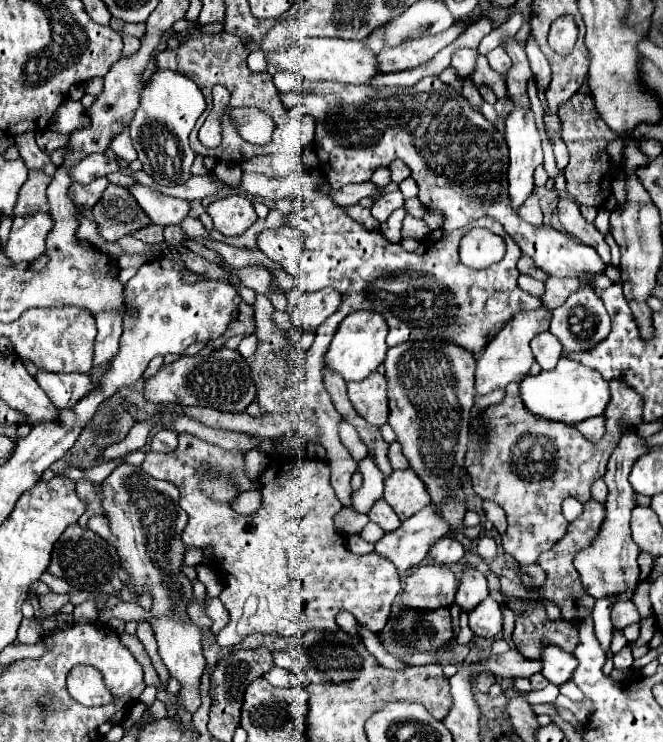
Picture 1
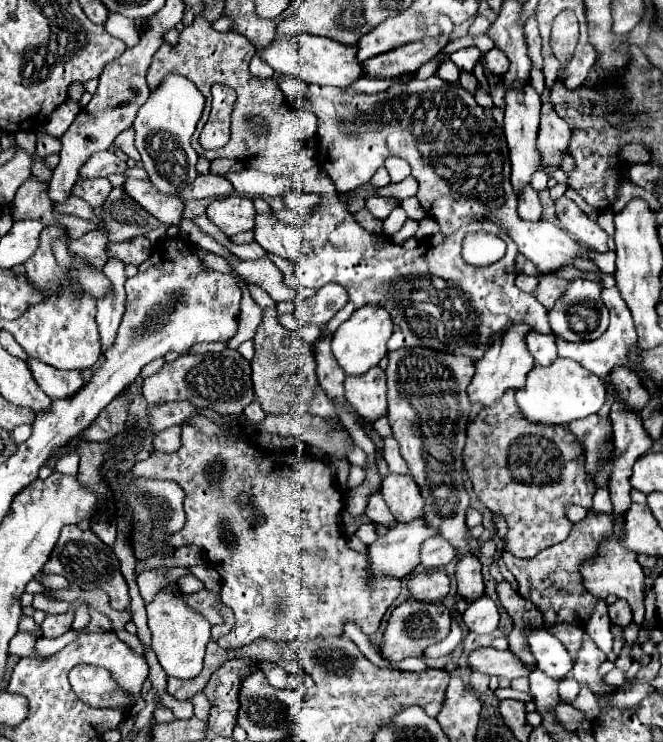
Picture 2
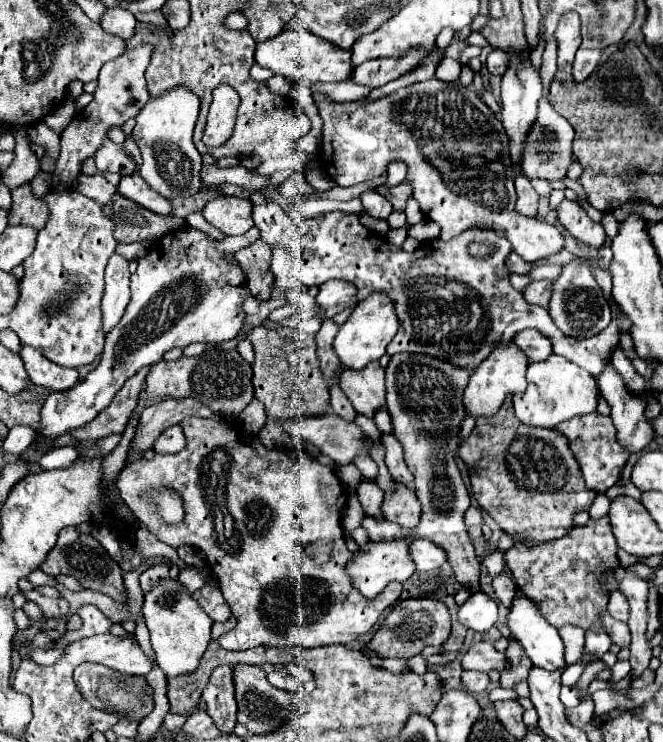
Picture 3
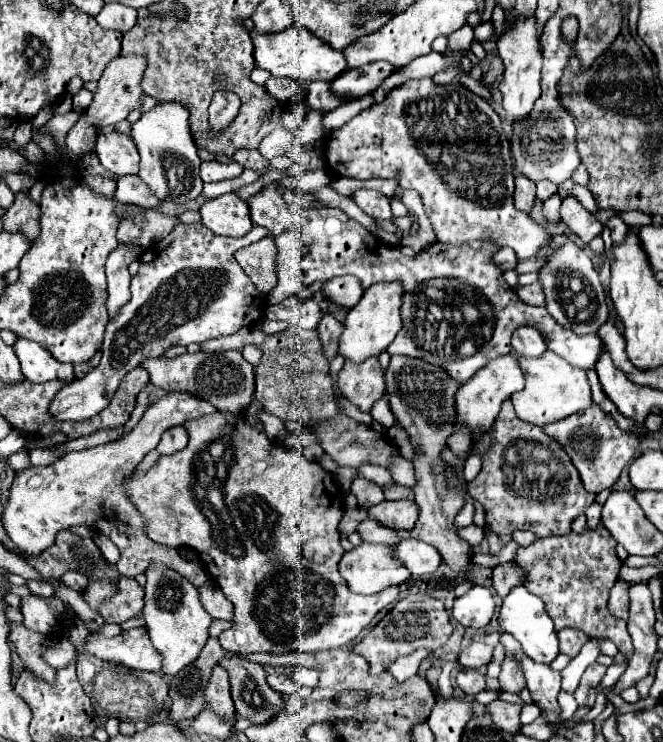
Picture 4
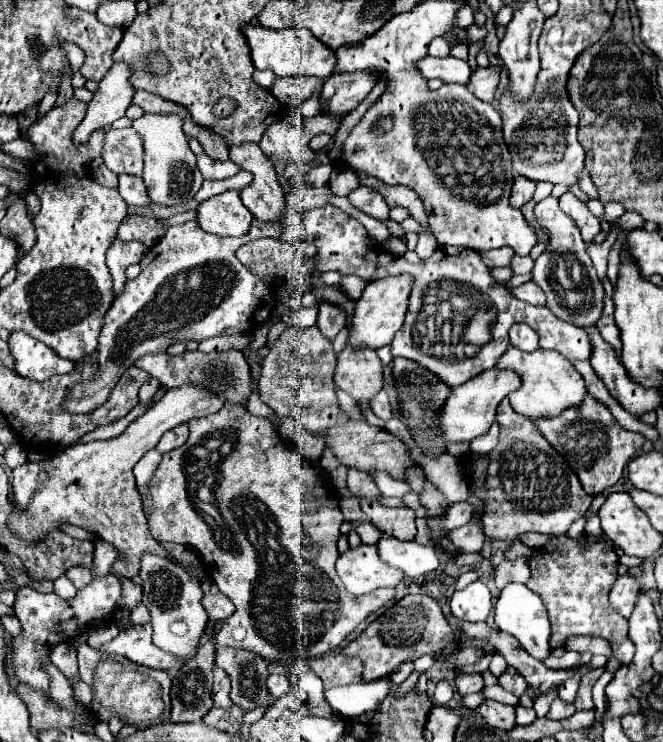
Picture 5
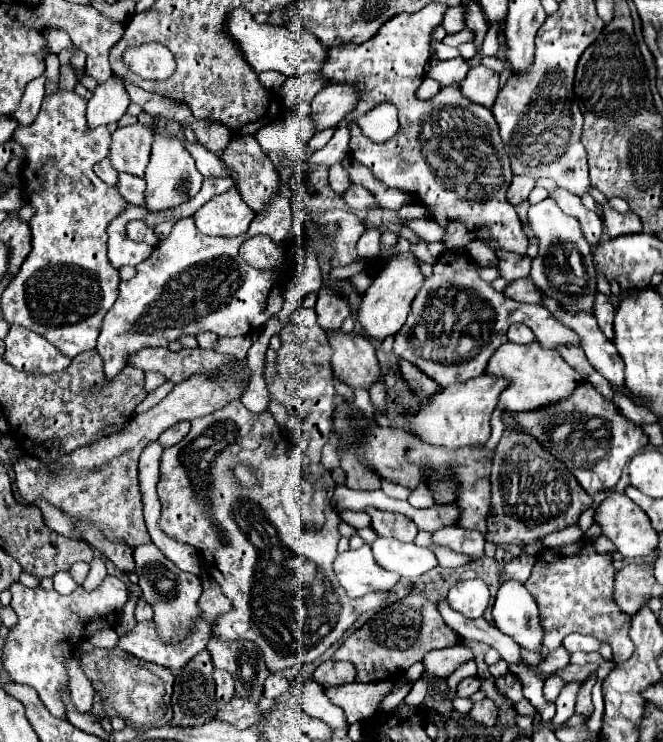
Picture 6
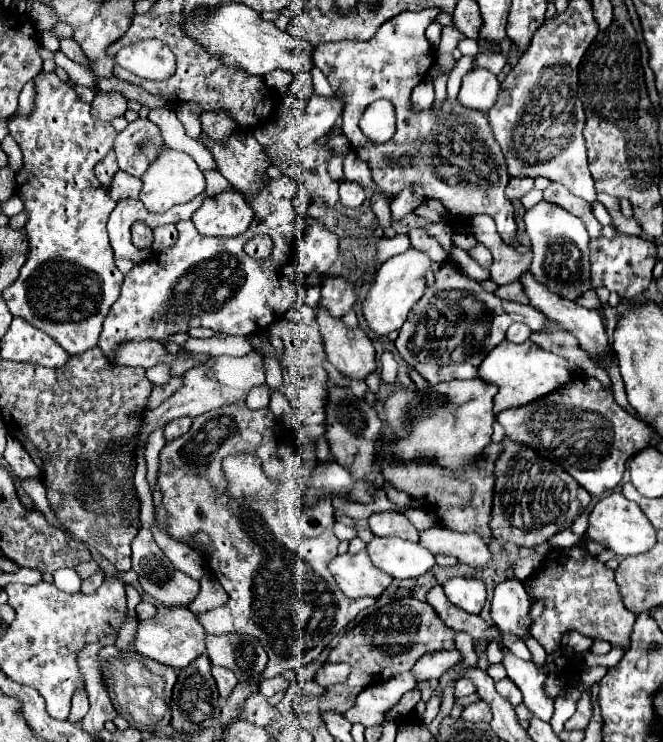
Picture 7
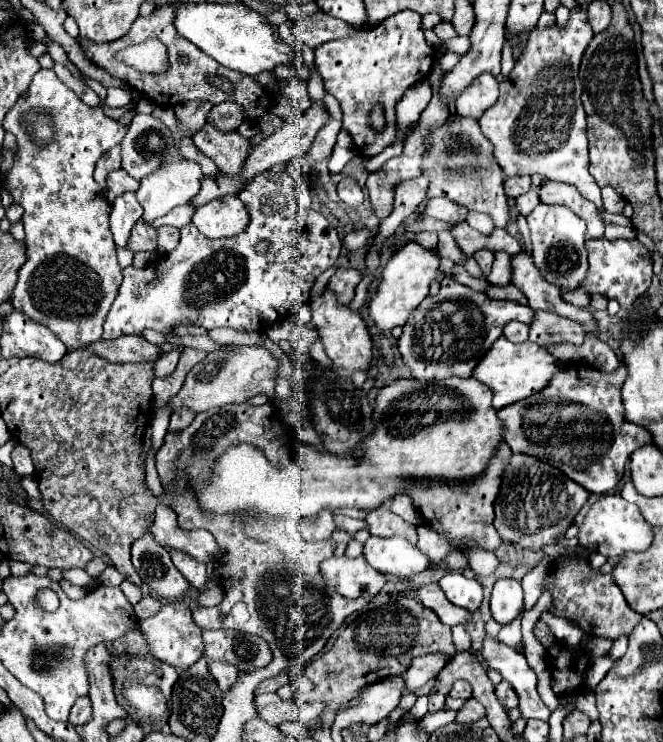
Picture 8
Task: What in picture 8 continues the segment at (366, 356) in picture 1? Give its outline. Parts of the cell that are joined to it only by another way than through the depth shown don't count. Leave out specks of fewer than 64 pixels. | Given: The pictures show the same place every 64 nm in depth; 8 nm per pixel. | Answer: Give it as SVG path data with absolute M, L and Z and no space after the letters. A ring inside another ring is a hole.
M416 242L406 244L402 250L398 250L386 262L378 290L372 296L372 300L368 302L368 314L380 332L388 332L396 326L406 324L408 314L428 296L430 280L438 276L438 266L440 266L440 254L426 250L426 248L418 246Z

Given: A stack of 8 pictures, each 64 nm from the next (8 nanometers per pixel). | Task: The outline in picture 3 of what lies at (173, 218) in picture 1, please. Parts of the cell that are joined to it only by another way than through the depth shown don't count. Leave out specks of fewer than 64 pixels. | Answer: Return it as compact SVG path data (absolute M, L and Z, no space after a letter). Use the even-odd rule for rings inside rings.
M134 172L132 176L124 176L124 178L120 180L118 192L120 192L124 198L134 200L136 204L148 208L150 212L154 212L154 214L158 214L158 216L172 216L172 204L170 204L170 200L166 200L166 198L160 196L156 190L152 190L152 188L148 186L148 182L146 182L138 172Z

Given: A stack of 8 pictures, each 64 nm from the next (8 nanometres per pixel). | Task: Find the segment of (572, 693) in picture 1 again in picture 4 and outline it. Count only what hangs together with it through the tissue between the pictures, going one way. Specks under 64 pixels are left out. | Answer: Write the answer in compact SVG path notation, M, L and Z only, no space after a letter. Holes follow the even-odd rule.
M560 692L560 706L562 706L562 716L566 718L566 720L570 720L572 718L572 714L576 712L576 708L578 708L578 704L576 704L576 700L574 700L574 694L568 694L568 692Z

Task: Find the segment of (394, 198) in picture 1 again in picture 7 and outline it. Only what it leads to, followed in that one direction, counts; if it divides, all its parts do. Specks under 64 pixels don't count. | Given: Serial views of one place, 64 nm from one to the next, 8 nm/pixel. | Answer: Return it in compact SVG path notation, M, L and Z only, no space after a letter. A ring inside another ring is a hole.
M342 182L340 184L340 202L346 206L346 208L360 208L366 200L366 192L362 186L354 184L354 182Z

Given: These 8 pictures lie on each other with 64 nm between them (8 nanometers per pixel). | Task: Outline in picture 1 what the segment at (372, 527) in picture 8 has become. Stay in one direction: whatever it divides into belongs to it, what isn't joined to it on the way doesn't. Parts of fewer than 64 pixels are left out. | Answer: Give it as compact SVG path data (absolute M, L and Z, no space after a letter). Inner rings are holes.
M410 468L394 470L390 478L384 482L384 500L394 508L400 520L410 518L418 510L422 510L430 502L430 494Z

